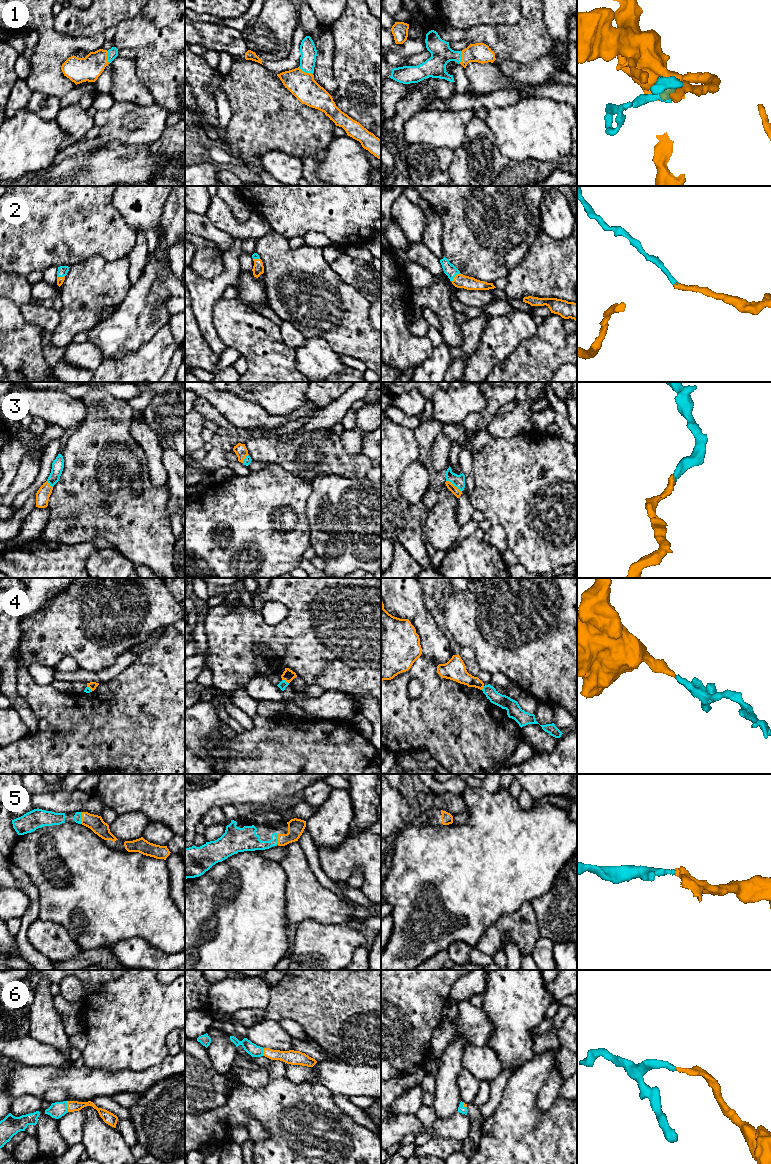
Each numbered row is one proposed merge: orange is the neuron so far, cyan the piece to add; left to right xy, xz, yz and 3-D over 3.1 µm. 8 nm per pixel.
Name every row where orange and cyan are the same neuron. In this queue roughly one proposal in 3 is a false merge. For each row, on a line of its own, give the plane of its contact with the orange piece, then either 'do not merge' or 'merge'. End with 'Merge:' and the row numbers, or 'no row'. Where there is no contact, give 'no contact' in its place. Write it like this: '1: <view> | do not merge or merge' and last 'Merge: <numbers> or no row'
1: xz | merge
2: yz | merge
3: yz | merge
4: xz | do not merge
5: xy | merge
6: xy | merge
Merge: 1, 2, 3, 5, 6

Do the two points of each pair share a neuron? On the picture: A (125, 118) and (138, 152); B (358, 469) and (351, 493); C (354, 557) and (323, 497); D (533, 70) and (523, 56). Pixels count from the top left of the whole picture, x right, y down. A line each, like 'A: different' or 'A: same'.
A: different
B: different
C: same
D: different

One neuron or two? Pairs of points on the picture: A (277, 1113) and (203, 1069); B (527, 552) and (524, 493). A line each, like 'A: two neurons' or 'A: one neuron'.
A: two neurons
B: one neuron

